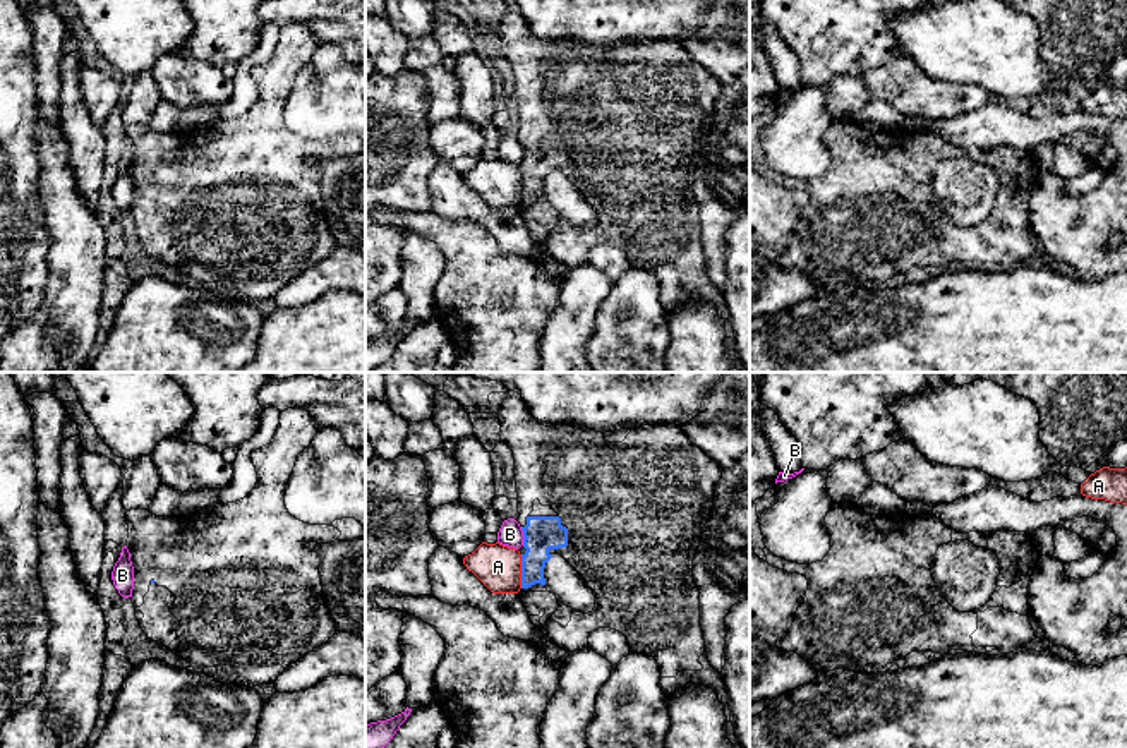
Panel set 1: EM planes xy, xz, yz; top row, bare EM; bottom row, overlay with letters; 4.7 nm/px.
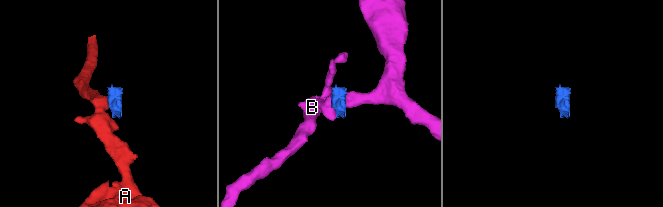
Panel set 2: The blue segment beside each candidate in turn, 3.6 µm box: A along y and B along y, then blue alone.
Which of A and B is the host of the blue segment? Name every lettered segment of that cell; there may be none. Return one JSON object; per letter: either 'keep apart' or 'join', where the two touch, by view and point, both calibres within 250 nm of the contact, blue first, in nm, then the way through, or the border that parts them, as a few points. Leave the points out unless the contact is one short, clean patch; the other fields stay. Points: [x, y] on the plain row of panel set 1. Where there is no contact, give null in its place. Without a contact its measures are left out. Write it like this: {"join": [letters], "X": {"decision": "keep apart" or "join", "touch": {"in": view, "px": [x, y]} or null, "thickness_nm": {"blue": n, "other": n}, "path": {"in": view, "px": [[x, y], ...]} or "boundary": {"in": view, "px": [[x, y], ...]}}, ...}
{"join": [], "A": {"decision": "keep apart", "touch": {"in": "xz", "px": [522, 187]}, "thickness_nm": {"blue": 160, "other": 220}, "boundary": {"in": "xz", "px": [[520, 170], [522, 203]]}}, "B": {"decision": "keep apart", "touch": {"in": "xz", "px": [524, 151]}, "thickness_nm": {"blue": 160, "other": 120}, "boundary": {"in": "xz", "px": [[520, 143], [524, 160]]}}}

